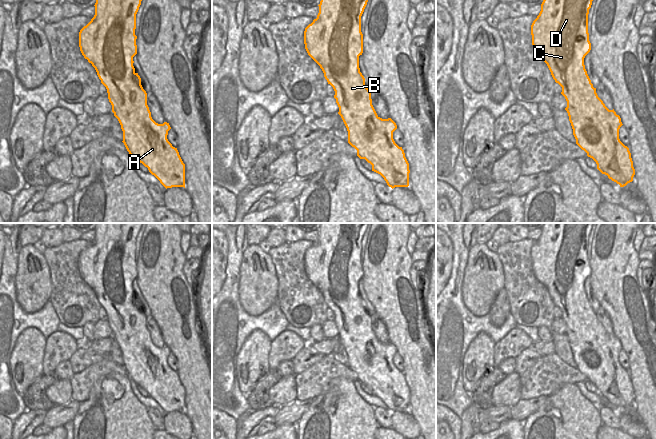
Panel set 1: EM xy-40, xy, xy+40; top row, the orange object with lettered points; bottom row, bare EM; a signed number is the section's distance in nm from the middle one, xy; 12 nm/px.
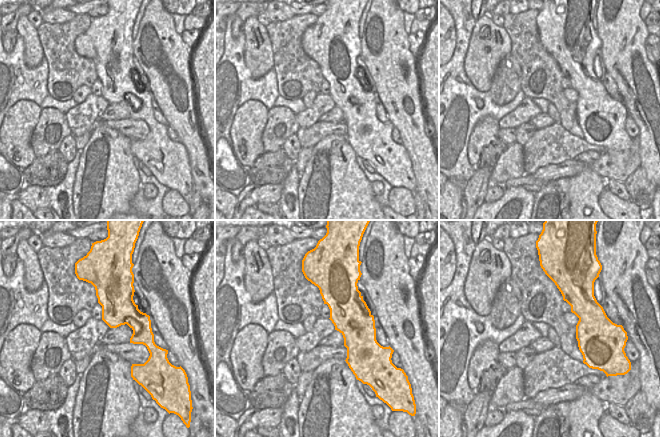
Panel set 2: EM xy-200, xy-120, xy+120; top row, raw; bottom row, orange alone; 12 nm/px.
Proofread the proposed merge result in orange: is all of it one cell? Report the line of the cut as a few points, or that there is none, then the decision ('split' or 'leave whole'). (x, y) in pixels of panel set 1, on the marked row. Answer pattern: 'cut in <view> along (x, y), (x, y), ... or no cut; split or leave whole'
no cut; leave whole

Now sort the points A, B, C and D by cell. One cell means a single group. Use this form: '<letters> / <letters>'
A B C D

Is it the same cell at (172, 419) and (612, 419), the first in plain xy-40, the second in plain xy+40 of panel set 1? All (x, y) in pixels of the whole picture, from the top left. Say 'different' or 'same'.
different

